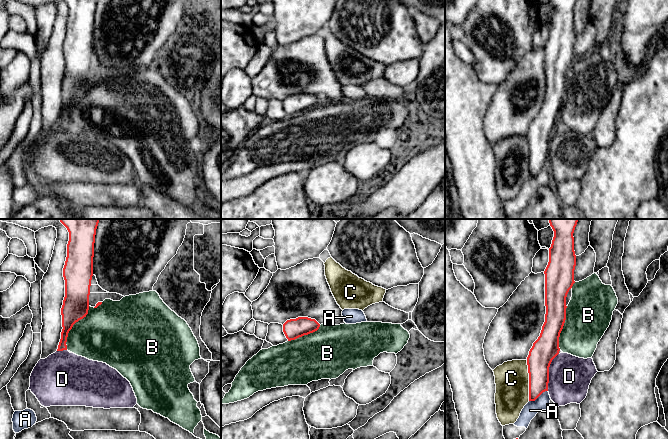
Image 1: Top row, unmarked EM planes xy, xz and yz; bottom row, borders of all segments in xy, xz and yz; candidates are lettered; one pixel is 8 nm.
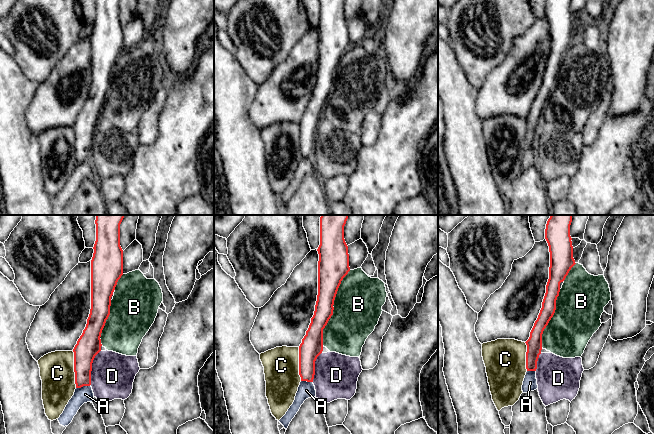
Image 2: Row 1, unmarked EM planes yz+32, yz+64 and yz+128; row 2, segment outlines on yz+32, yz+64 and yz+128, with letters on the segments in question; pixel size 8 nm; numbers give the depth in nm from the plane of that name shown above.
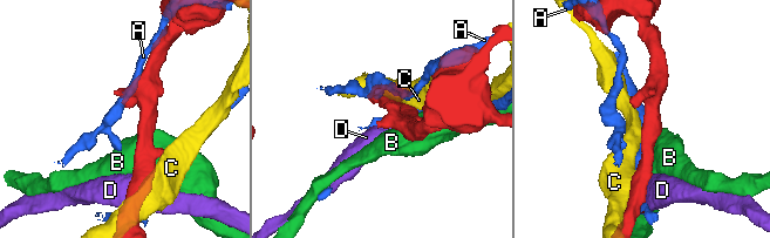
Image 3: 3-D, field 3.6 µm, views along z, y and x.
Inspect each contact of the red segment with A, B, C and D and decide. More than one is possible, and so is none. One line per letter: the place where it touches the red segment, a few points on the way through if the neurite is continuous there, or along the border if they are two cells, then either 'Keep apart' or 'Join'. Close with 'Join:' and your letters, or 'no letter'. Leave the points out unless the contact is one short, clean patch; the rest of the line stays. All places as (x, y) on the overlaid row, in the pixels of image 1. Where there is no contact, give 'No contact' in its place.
A: Touches red at yz (538, 396). Keep apart
B: Touches red at xy (72, 326). Keep apart
C: Touches red at yz (529, 380). Keep apart
D: Touches red at yz (548, 372). Boundary: yz (558, 353), (549, 367), (547, 390). Keep apart
Join: no letter

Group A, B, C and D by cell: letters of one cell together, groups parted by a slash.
A / B D / C

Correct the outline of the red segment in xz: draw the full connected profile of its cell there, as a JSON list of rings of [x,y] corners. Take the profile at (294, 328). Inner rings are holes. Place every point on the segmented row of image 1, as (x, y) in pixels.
[[[298,317],[296,319],[287,320],[283,324],[283,332],[288,341],[295,340],[304,335],[308,335],[317,331],[320,324],[308,317]]]

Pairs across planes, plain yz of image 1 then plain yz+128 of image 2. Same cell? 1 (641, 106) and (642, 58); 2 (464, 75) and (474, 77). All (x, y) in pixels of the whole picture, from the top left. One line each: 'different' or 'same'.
1: different
2: different

